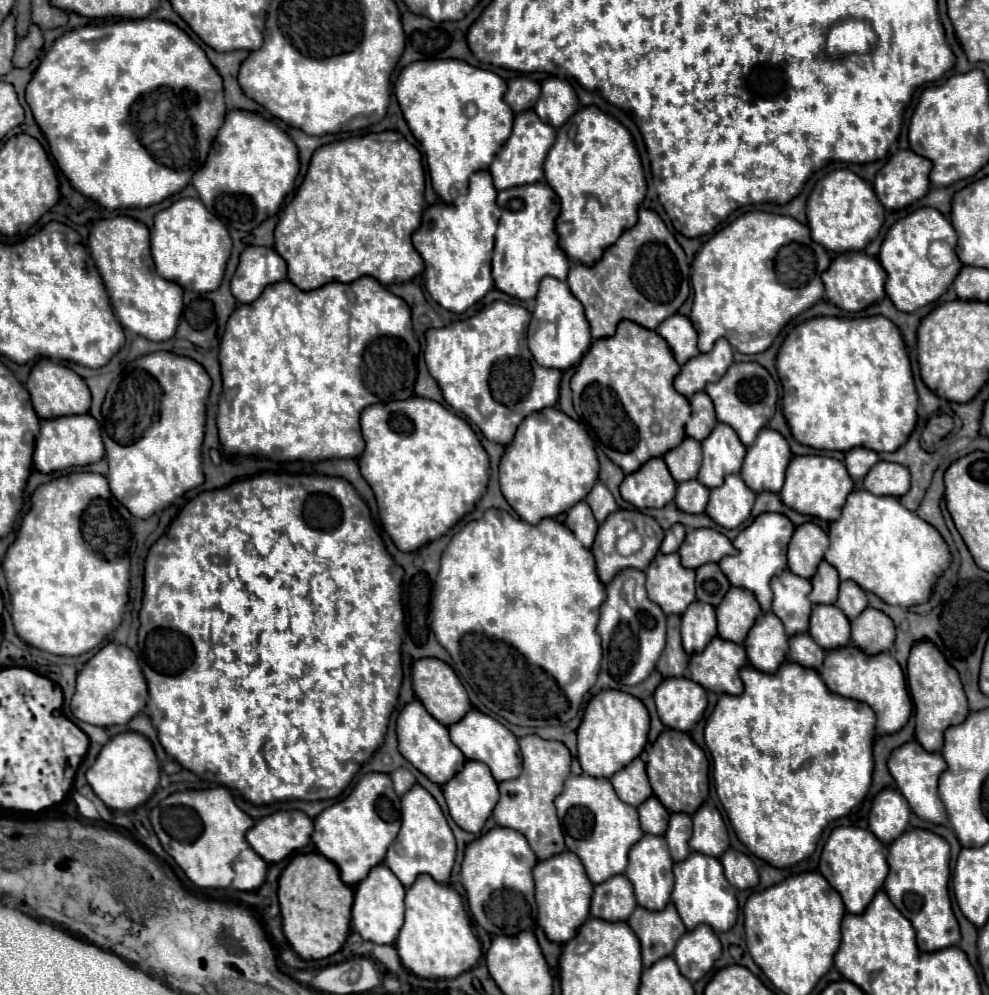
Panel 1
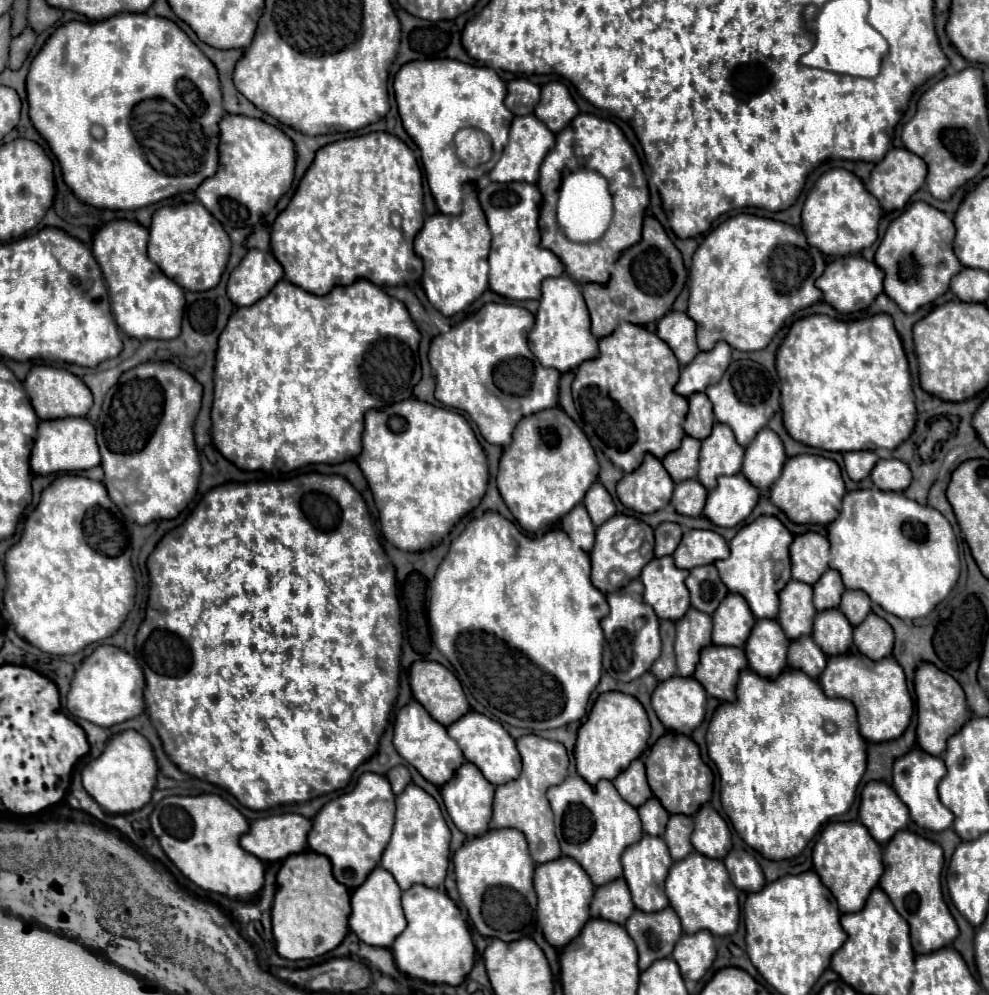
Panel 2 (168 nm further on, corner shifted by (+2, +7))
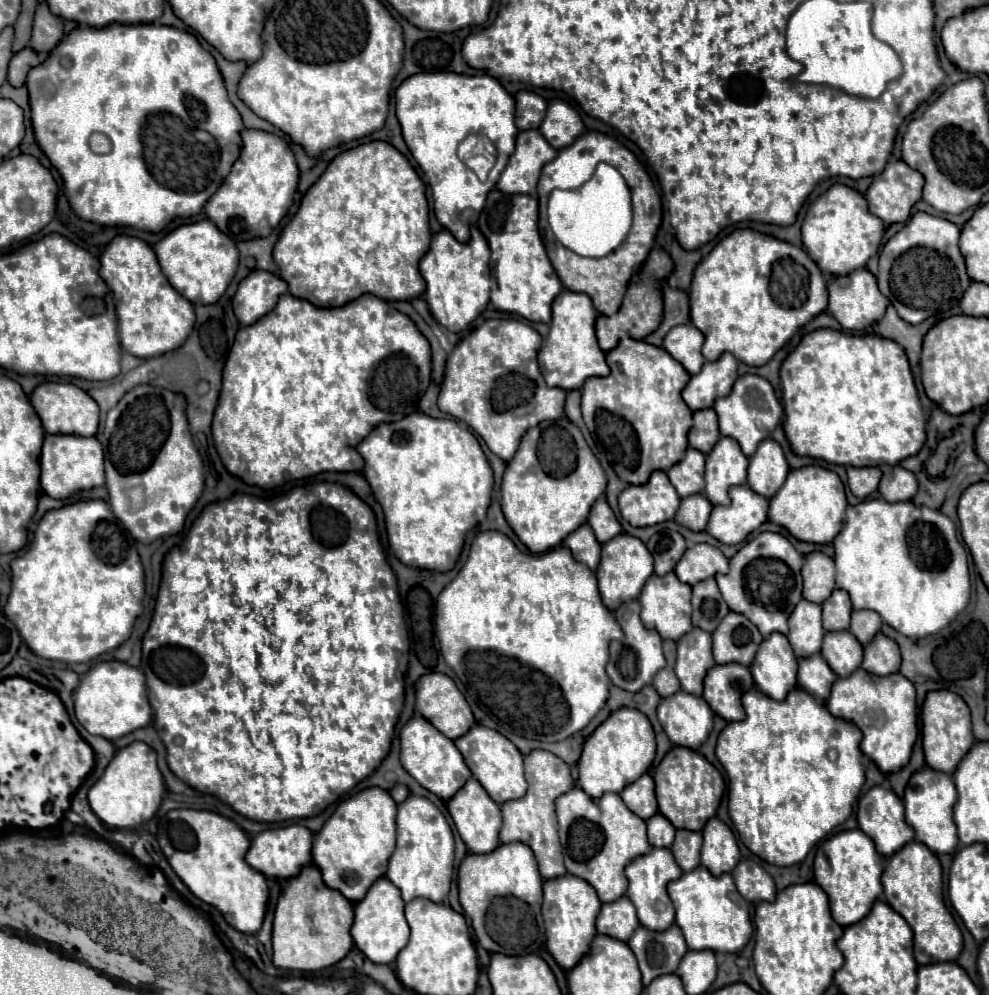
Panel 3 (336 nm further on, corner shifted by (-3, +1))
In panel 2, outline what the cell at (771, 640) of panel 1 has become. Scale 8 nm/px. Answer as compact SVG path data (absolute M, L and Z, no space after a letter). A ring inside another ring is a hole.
M758 619L744 645L750 669L762 677L776 677L786 669L788 643L776 619Z

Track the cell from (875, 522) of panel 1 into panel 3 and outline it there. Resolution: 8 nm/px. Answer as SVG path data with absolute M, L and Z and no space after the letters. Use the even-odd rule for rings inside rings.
M865 499L855 507L847 507L845 527L835 537L833 547L835 547L837 587L849 591L853 607L857 611L859 609L877 611L887 625L891 625L905 637L921 639L945 629L969 603L971 583L967 553L957 539L955 523L941 511L917 507L911 501L887 503L885 499Z

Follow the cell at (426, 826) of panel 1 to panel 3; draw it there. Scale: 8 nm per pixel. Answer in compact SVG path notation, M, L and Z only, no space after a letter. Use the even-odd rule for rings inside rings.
M409 795L397 813L397 847L389 859L387 879L399 887L401 897L409 903L415 897L425 897L433 903L443 903L449 893L453 875L453 833L443 813L425 797Z

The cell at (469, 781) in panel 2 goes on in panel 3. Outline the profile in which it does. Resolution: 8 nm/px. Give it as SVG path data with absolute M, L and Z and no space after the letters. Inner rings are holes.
M469 779L465 783L465 787L461 787L461 791L457 791L457 795L453 795L447 803L449 815L463 839L463 843L467 845L467 849L471 853L489 853L495 851L499 847L499 829L501 829L501 811L499 805L489 799L487 791L481 787L481 783L477 783L477 779Z

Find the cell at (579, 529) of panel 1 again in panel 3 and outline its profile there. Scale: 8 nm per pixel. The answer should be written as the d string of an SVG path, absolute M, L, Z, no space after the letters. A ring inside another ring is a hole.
M583 523L577 531L573 531L573 535L569 535L563 545L573 553L573 557L579 563L585 563L591 571L597 569L599 555L601 555L601 543L595 539L593 529L587 523Z

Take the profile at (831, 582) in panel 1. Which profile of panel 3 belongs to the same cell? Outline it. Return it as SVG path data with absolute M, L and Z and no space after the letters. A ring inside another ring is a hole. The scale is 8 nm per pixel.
M835 589L833 595L823 603L823 627L825 631L847 631L851 619L849 593Z

